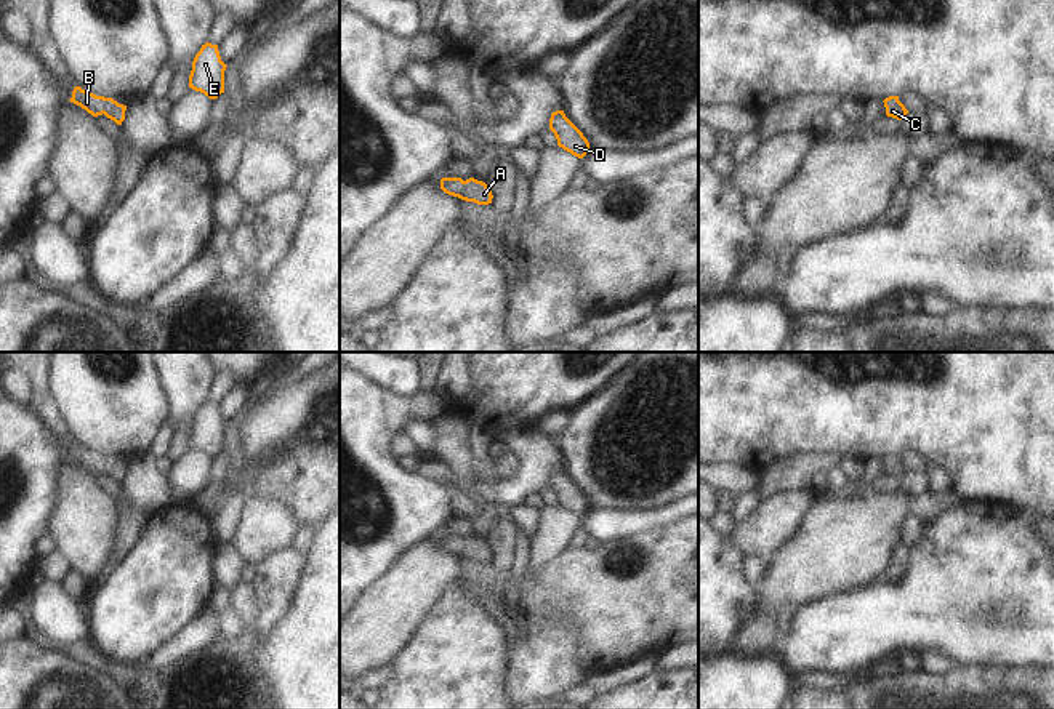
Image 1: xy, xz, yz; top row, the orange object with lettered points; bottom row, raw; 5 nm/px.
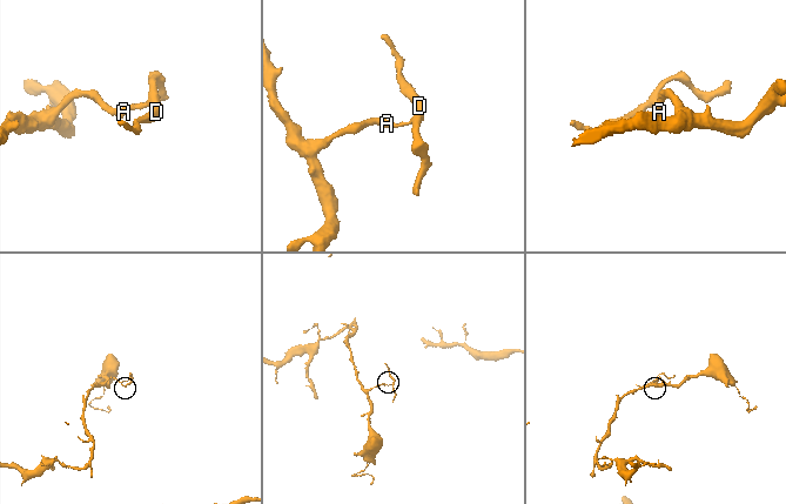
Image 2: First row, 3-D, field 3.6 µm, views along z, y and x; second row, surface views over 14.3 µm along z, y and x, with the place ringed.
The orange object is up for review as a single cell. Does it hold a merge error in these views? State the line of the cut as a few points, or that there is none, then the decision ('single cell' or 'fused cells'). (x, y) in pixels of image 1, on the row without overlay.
cut none; single cell

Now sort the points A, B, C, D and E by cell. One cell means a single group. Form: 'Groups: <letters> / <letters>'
Groups: A B C D E.

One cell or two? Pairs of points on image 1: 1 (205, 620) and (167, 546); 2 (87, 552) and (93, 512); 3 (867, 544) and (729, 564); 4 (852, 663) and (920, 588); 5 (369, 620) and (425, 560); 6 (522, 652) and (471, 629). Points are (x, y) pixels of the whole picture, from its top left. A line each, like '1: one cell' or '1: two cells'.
1: two cells
2: one cell
3: two cells
4: one cell
5: one cell
6: two cells

